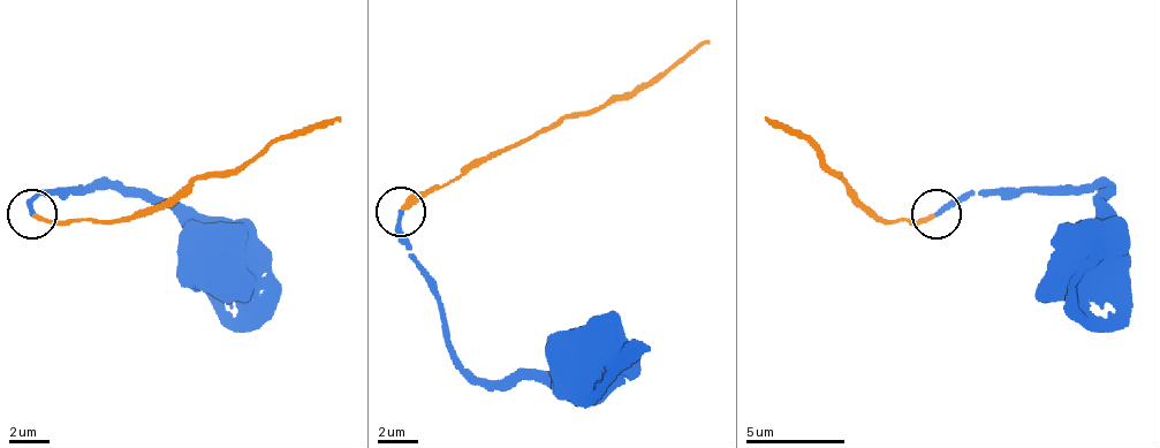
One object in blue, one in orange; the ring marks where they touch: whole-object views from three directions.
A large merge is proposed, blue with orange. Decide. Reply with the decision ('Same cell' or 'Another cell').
Same cell

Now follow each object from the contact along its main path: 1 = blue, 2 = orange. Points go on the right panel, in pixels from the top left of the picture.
1: (935, 215), (985, 196), (1030, 190), (1105, 190), (1105, 200), (1064, 235), (1069, 250)
2: (935, 215), (880, 220), (805, 141), (766, 116)

